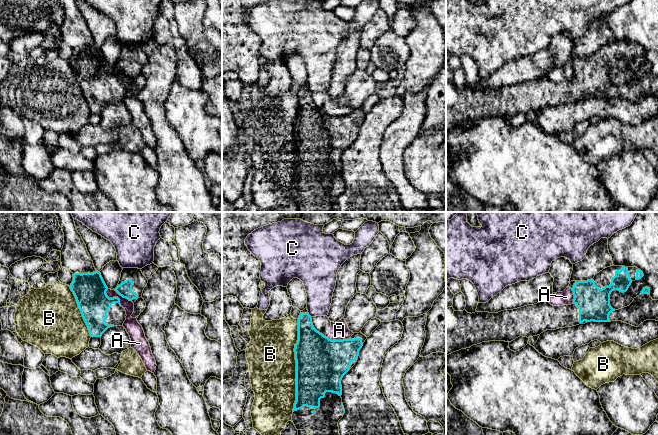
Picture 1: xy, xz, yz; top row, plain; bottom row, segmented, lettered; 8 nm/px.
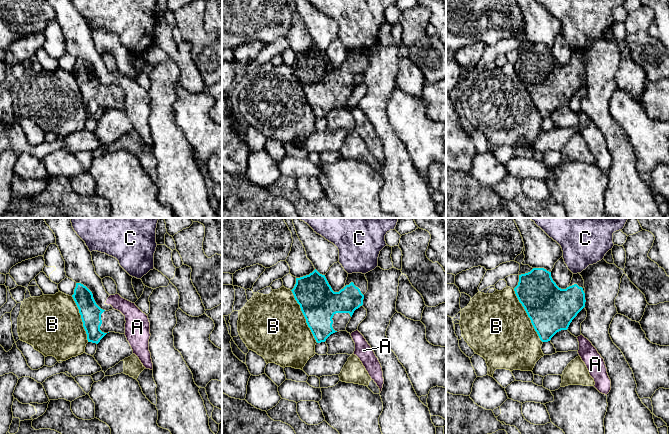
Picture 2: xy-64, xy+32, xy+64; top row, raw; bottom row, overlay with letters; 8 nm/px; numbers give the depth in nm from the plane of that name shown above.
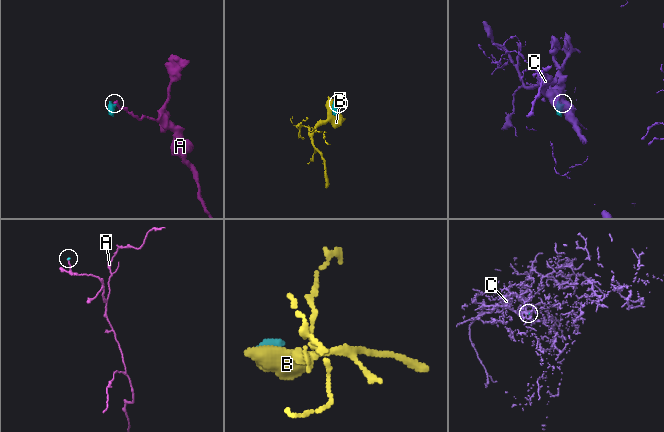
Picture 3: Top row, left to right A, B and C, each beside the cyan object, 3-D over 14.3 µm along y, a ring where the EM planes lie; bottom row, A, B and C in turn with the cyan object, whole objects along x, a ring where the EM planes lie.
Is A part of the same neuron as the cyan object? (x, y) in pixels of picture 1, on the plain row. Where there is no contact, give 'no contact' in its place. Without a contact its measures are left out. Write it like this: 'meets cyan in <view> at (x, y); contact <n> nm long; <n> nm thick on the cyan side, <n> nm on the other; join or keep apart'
meets cyan in xy at (114, 73); contact 170 nm long; 260 nm thick on the cyan side, 100 nm on the other; keep apart

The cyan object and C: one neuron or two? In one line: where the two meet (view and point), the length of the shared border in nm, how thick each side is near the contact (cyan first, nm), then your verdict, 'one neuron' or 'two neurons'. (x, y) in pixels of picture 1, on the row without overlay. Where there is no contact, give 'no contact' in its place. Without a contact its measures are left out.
contact xz (309, 91); length 50 nm; calibres 260 and 240 nm; two neurons

